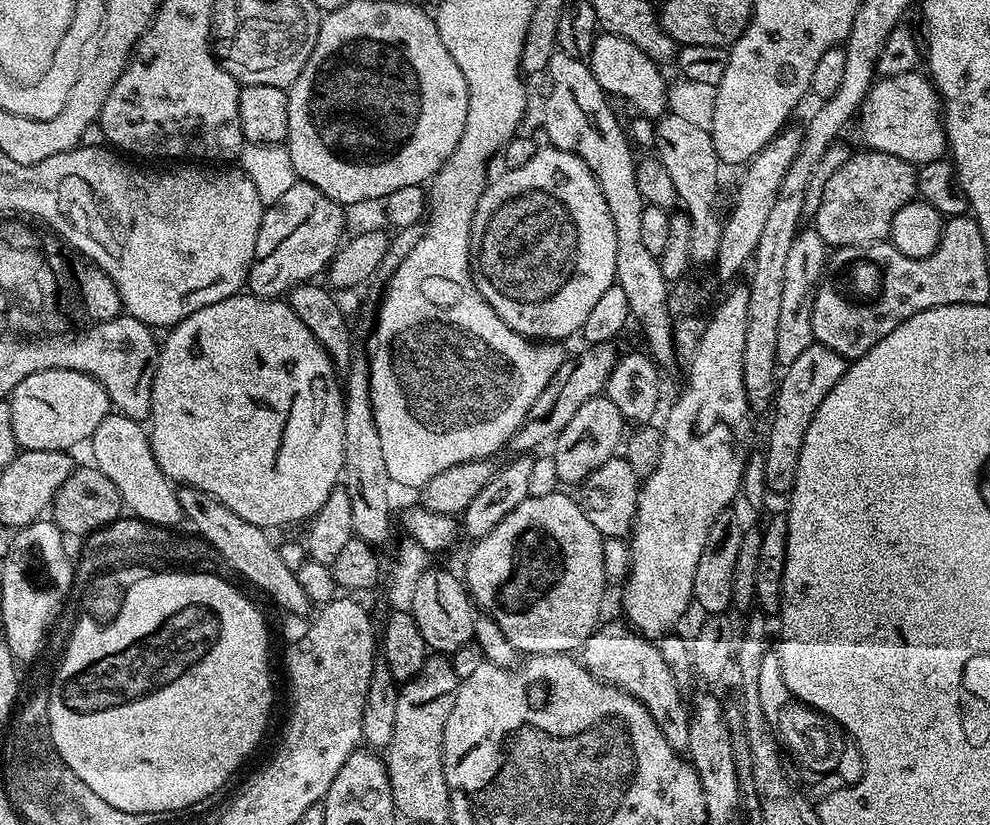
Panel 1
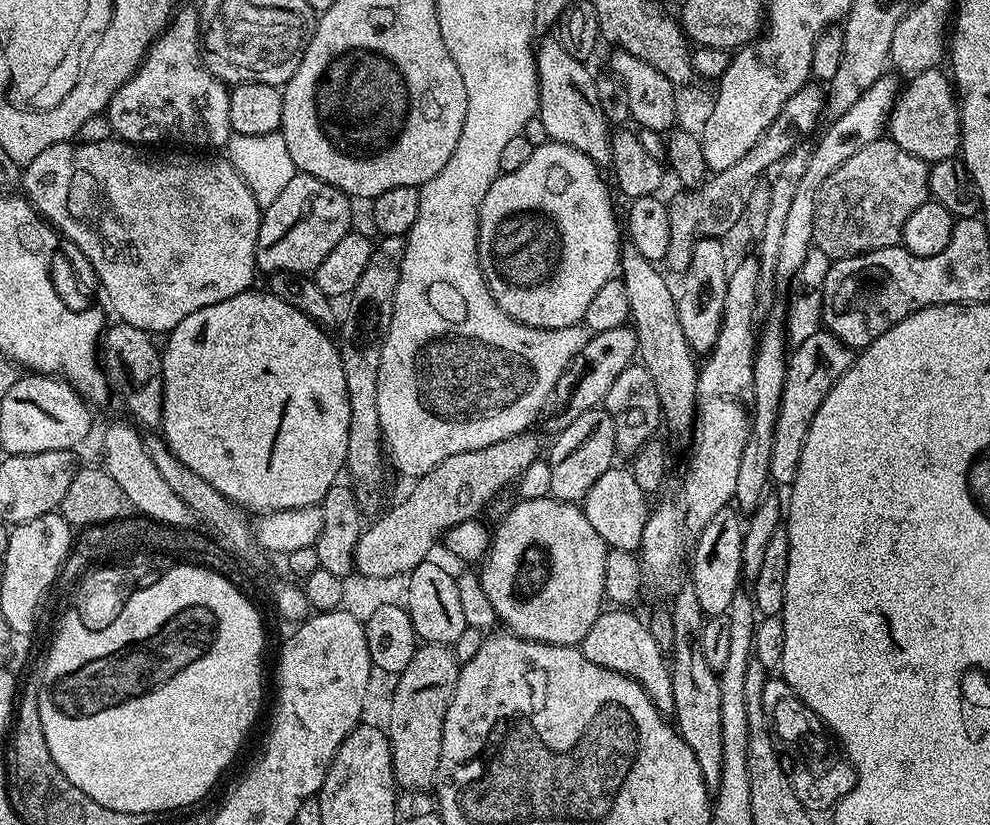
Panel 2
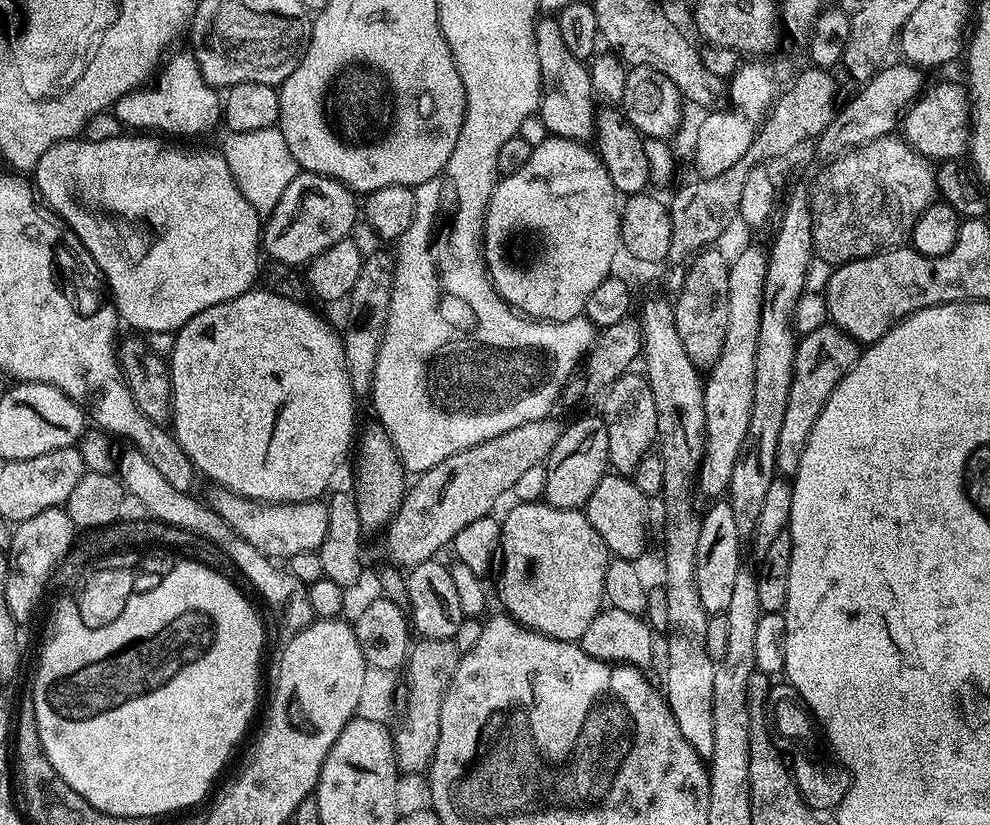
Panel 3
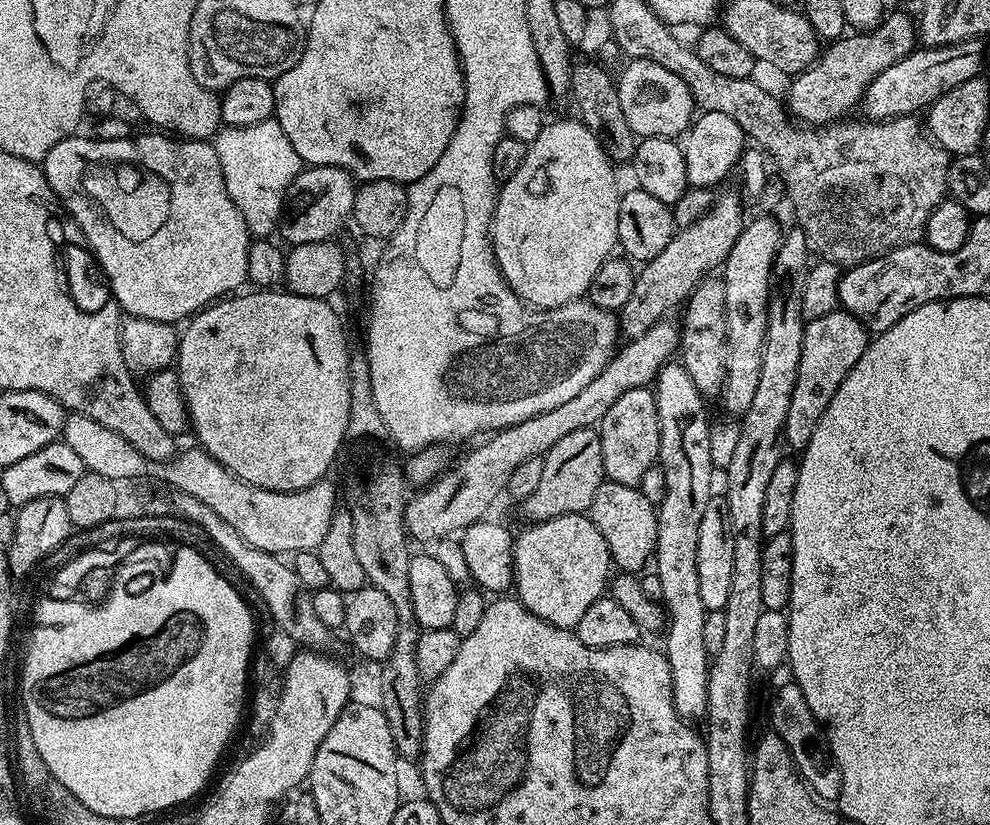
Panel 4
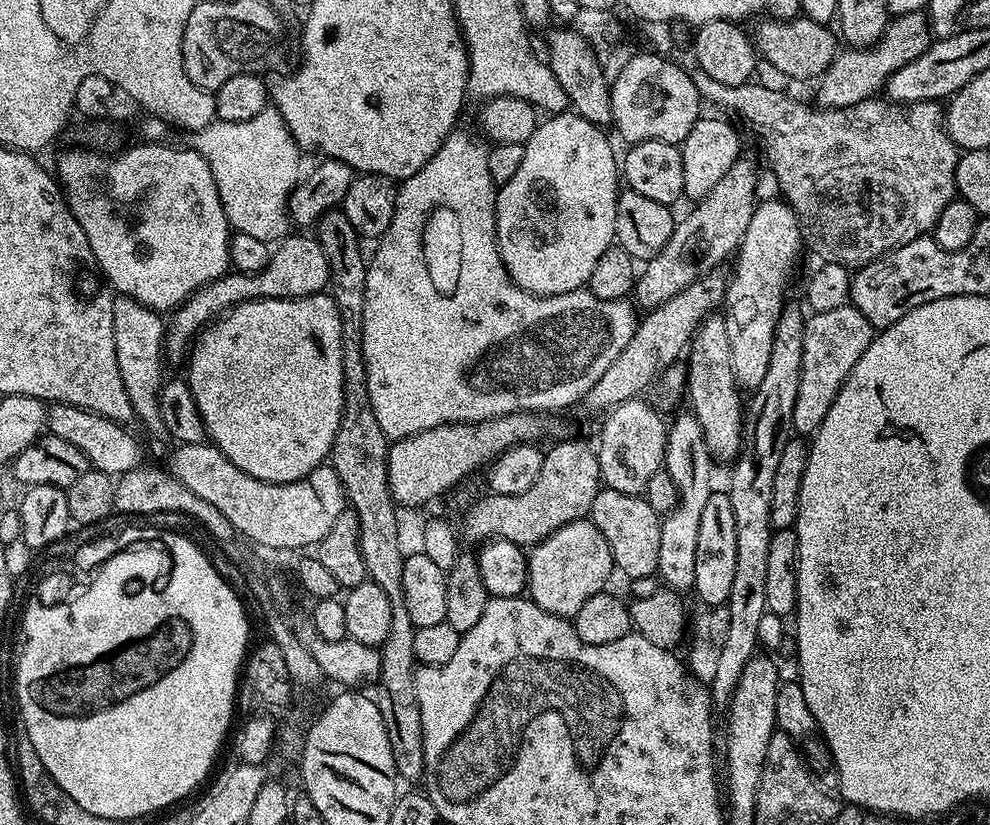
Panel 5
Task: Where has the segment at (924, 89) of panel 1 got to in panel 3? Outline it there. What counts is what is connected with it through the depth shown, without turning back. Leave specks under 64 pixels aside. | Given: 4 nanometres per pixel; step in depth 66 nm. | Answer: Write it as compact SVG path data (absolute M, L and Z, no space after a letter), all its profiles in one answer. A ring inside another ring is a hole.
M963 83L960 84L938 84L932 89L929 87L917 97L903 117L903 139L911 144L914 151L921 152L933 162L960 160L963 152L965 155L969 151L972 105L969 89Z

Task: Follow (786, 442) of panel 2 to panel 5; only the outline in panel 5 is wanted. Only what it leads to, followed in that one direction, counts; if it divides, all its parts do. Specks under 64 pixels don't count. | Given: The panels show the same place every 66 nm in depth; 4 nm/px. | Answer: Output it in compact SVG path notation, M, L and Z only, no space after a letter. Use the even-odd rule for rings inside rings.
M851 306L812 312L805 319L802 374L792 419L792 427L801 437L811 437L822 426L822 418L826 418L830 406L834 406L834 398L838 398L838 390L842 390L858 358L866 354L866 346L870 346L873 335L872 323L857 308Z

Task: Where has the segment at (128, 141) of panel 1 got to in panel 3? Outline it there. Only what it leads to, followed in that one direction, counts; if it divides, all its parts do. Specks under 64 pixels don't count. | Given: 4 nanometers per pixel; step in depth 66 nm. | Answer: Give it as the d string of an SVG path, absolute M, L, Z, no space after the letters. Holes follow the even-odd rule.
M191 54L185 56L176 56L172 61L169 59L163 67L164 74L155 79L156 89L153 92L149 90L137 90L128 92L122 99L116 101L114 113L125 124L128 130L147 130L152 134L163 134L168 138L184 138L180 136L200 136L203 132L211 130L215 124L219 125L222 120L222 96L212 85L207 84L202 78L200 67L196 57Z

